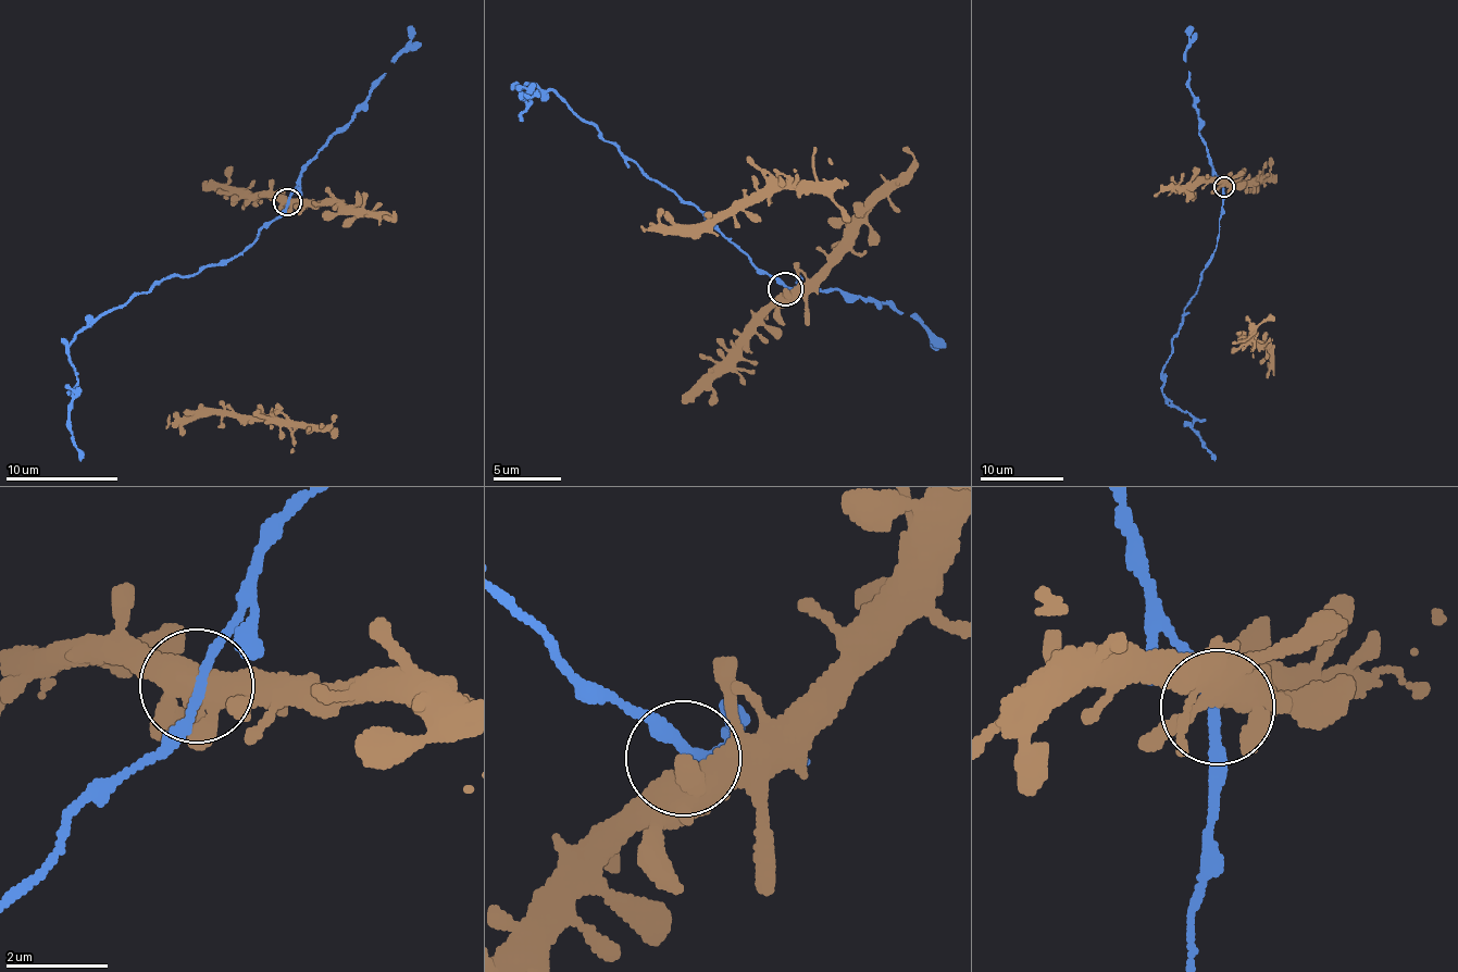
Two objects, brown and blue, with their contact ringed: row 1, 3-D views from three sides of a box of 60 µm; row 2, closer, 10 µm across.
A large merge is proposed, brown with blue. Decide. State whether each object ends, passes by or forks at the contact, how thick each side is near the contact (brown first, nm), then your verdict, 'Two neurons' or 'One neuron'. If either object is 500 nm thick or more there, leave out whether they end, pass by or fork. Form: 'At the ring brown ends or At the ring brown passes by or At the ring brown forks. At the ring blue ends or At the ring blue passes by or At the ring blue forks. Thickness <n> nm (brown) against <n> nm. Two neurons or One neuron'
At the ring brown forks. At the ring blue passes by. Thickness 400 nm (brown) against 170 nm. One neuron

